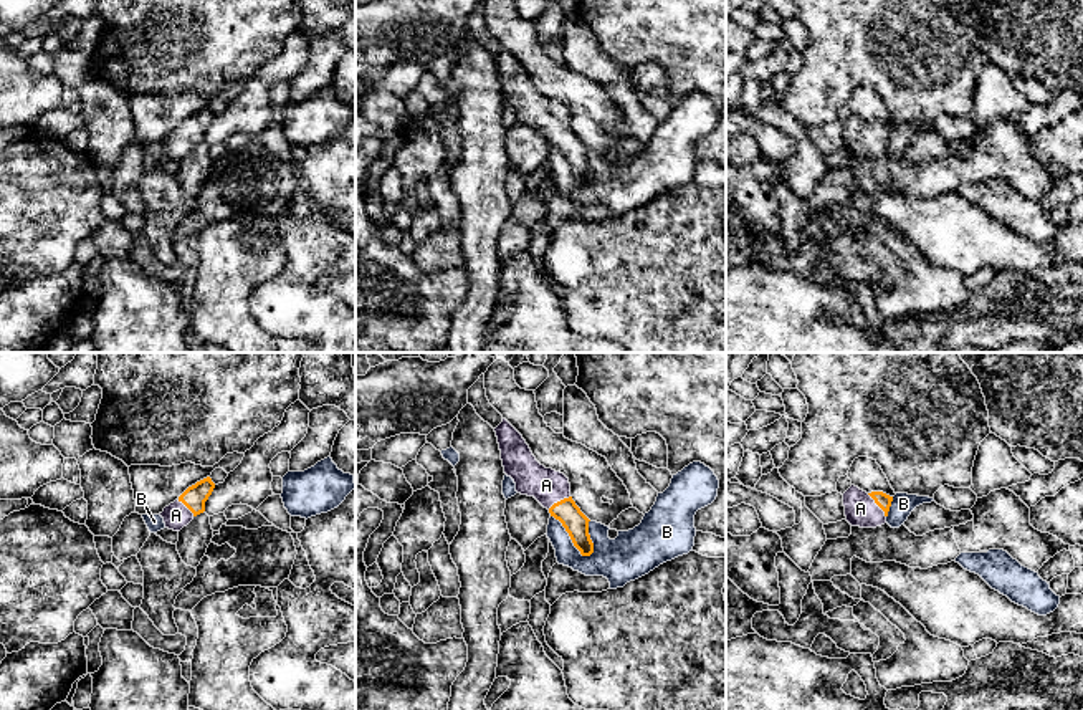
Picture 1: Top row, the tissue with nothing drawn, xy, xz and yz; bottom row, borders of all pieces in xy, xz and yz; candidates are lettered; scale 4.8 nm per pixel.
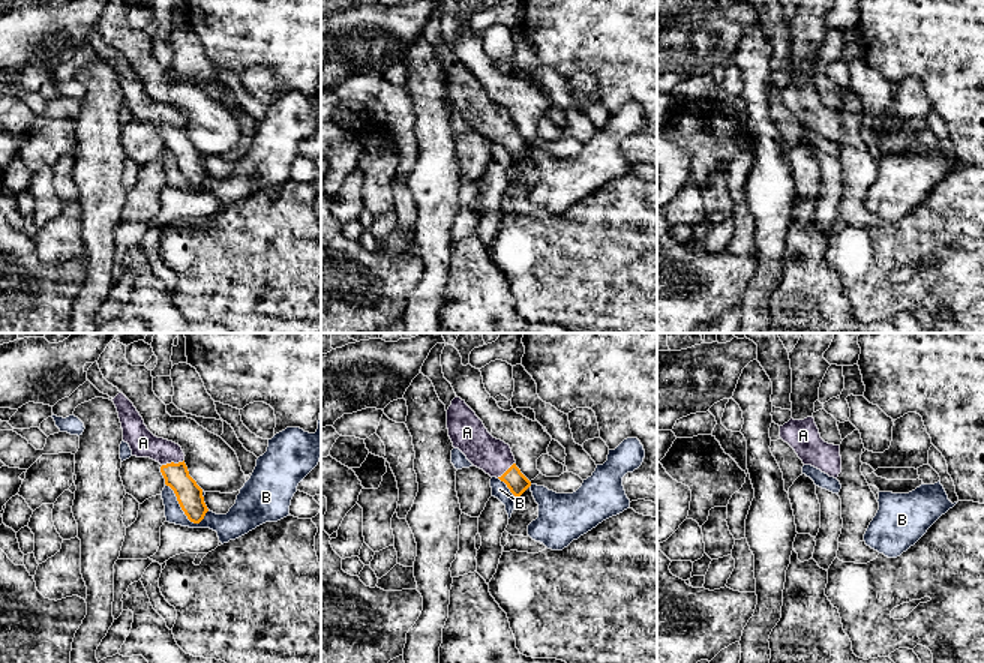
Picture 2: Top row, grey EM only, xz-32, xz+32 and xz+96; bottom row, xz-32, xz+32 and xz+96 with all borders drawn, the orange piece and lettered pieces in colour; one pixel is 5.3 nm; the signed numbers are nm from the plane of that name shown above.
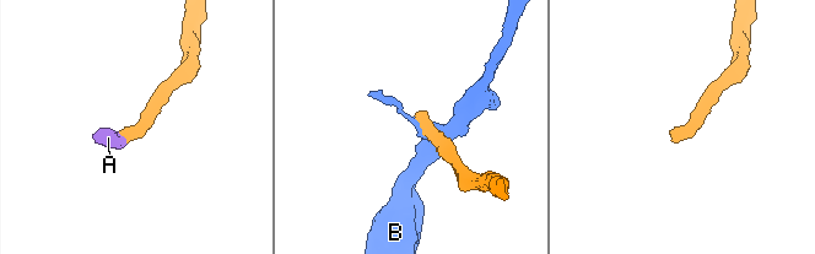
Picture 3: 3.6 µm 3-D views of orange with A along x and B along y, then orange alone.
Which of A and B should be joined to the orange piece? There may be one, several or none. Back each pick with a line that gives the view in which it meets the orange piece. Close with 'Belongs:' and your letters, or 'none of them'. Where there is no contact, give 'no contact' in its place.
A: yz
Belongs: A

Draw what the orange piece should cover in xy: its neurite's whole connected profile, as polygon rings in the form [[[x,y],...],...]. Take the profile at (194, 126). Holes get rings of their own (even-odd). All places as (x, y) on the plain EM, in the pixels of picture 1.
[[[210,106],[188,116],[174,132],[159,142],[164,147],[165,157],[180,161],[197,144],[205,141],[205,131],[212,124],[215,113]]]

